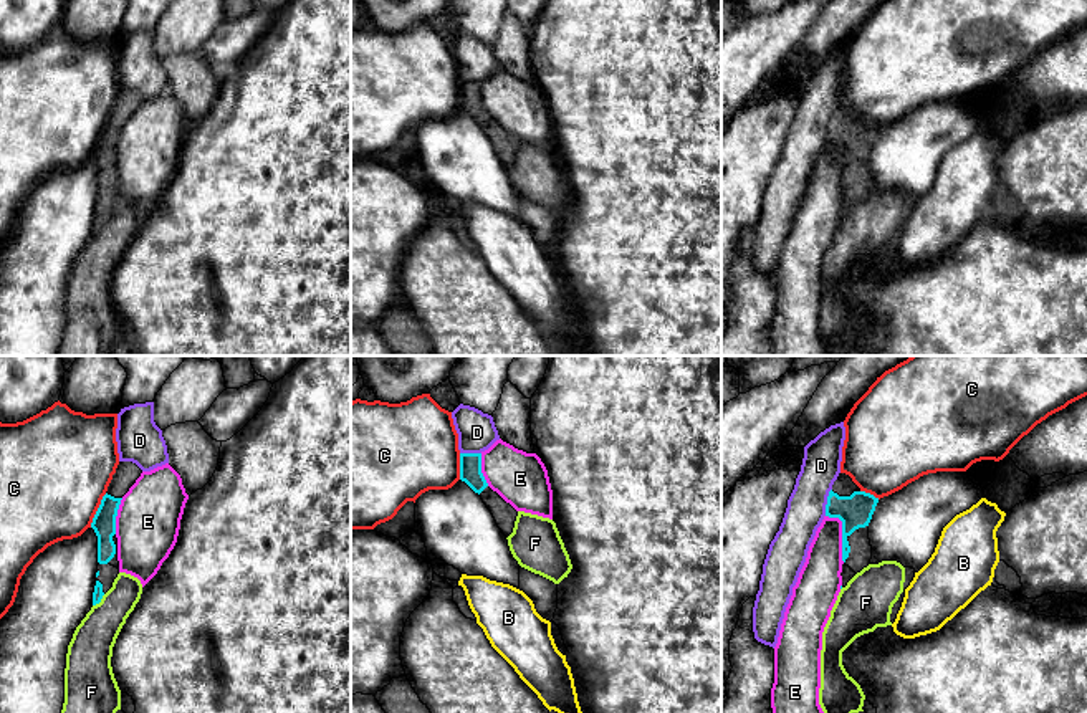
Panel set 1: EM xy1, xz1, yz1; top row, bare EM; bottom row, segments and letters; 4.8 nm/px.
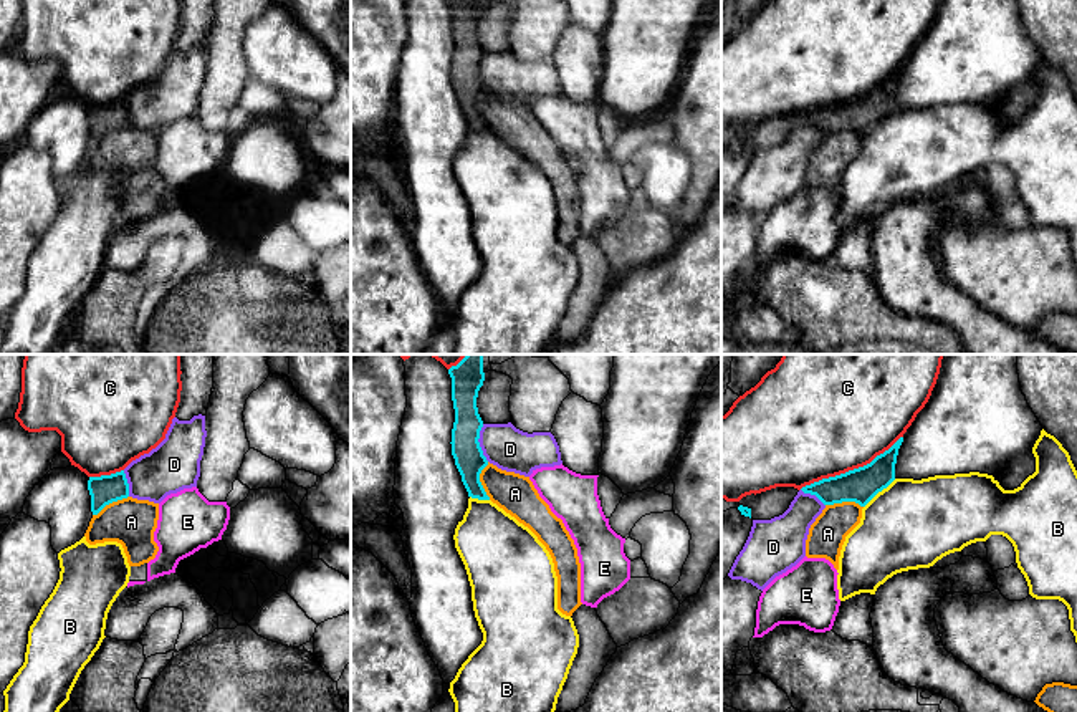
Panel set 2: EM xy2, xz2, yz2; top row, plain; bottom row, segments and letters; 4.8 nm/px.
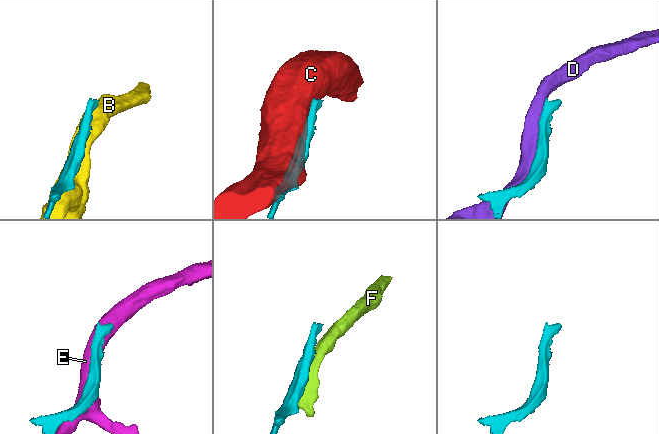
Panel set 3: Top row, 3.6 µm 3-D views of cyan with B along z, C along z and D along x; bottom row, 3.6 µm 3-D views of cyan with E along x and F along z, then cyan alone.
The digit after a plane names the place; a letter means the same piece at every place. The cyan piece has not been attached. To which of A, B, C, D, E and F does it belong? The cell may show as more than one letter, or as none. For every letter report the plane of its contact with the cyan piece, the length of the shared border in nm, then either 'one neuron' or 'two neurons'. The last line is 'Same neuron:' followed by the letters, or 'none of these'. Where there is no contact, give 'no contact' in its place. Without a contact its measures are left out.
A: xz2 | 180 nm | two neurons
B: yz2 | 220 nm | two neurons
C: yz2 | 550 nm | two neurons
D: xz2 | 190 nm | two neurons
E: yz1 | 240 nm | two neurons
F: xy1 | 90 nm | two neurons
Same neuron: none of these

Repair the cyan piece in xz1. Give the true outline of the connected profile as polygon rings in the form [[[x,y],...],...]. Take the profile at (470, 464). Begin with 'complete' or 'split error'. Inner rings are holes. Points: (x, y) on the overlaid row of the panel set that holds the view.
split error | [[[460,453],[460,480],[481,496],[498,528],[508,538],[513,533],[518,511],[488,486],[481,473],[481,453]]]

